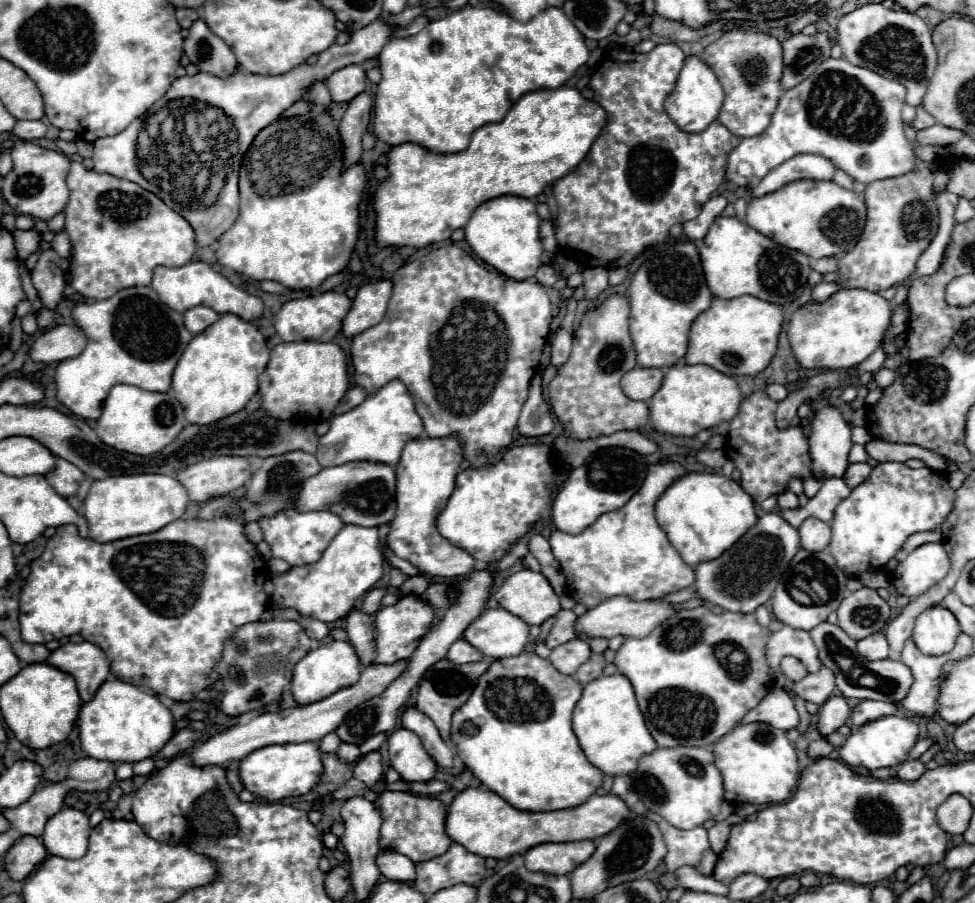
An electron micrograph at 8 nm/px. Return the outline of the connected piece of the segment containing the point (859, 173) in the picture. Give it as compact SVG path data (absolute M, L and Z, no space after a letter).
M829 57L805 81L787 89L771 117L769 127L755 137L741 139L739 145L727 155L725 183L727 191L735 193L739 187L755 187L771 169L799 153L815 153L833 159L839 169L849 173L859 183L873 183L879 179L899 177L915 171L915 151L903 133L901 107L905 103L905 87L893 79L885 79L865 67L855 67L847 59Z

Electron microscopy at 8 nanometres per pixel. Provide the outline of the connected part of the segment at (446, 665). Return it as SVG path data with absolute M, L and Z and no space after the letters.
M485 657L481 663L467 663L467 665L459 665L449 659L441 659L423 673L423 679L419 681L415 707L435 721L435 725L445 741L451 741L451 715L453 715L453 711L459 709L469 699L477 679L491 667L491 663L493 663L493 659L489 659L489 657Z

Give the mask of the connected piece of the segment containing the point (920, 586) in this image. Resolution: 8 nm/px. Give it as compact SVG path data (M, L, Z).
M925 543L899 563L899 567L893 571L891 583L897 587L899 595L915 599L937 585L947 575L949 567L951 563L943 543Z

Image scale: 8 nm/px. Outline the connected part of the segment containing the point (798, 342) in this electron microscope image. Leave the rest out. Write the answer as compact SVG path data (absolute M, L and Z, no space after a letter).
M841 289L825 303L805 303L789 321L791 349L805 369L853 369L883 341L891 323L891 303L867 289Z

